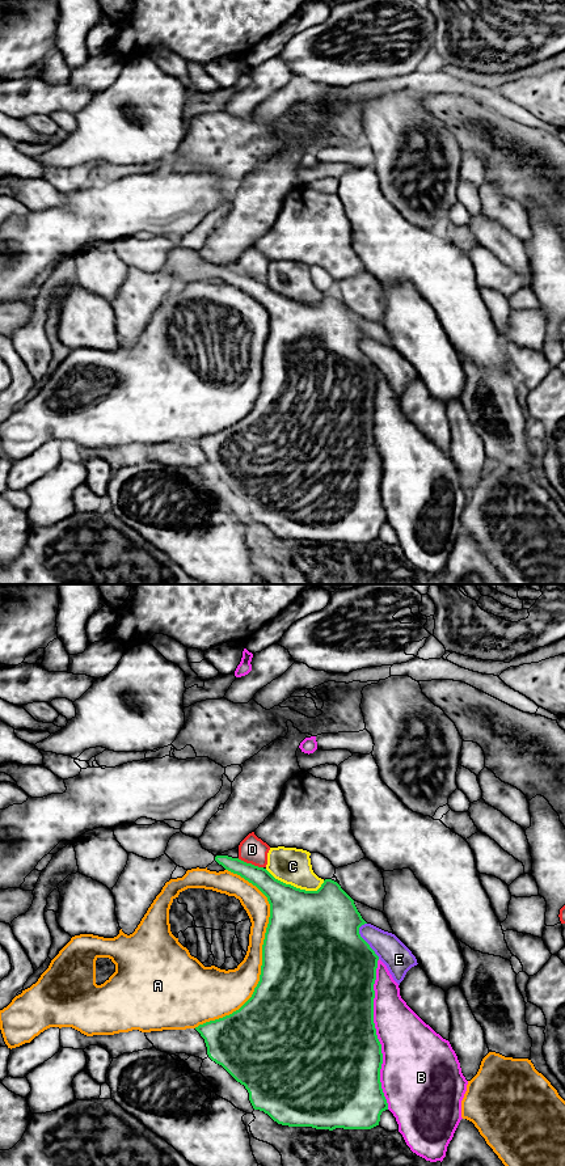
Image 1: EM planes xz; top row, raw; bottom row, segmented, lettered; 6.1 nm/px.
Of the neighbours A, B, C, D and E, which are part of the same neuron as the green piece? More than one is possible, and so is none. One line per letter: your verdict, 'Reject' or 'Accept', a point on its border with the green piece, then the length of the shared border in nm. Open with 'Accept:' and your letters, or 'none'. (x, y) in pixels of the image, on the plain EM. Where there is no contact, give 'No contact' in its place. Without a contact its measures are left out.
Accept: C
A: Reject. Touches green at xz (262, 368). Shared border 1000 nm
B: Reject. Touches green at xz (375, 447). Shared border 900 nm
C: Accept. Touches green at xz (295, 300). Shared border 380 nm
D: Reject. Touches green at xz (251, 277). Shared border 170 nm
E: Reject. Touches green at xz (365, 354). Shared border 240 nm

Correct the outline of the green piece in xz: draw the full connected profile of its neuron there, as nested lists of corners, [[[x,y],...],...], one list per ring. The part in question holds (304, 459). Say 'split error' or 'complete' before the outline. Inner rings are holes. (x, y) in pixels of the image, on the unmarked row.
split error | [[[284,259],[270,261],[265,282],[228,269],[215,270],[215,274],[225,283],[240,288],[256,299],[267,310],[270,317],[270,330],[262,358],[260,394],[254,401],[252,410],[232,427],[199,438],[195,443],[205,452],[208,470],[222,478],[237,495],[245,499],[253,521],[263,524],[278,537],[288,540],[312,540],[329,544],[336,541],[371,542],[379,538],[381,525],[388,523],[388,516],[380,495],[380,482],[383,477],[381,457],[378,452],[374,436],[374,397],[376,393],[379,369],[359,347],[359,341],[367,335],[358,325],[354,313],[337,295],[319,291],[312,283],[309,269],[311,266],[303,262]]]

